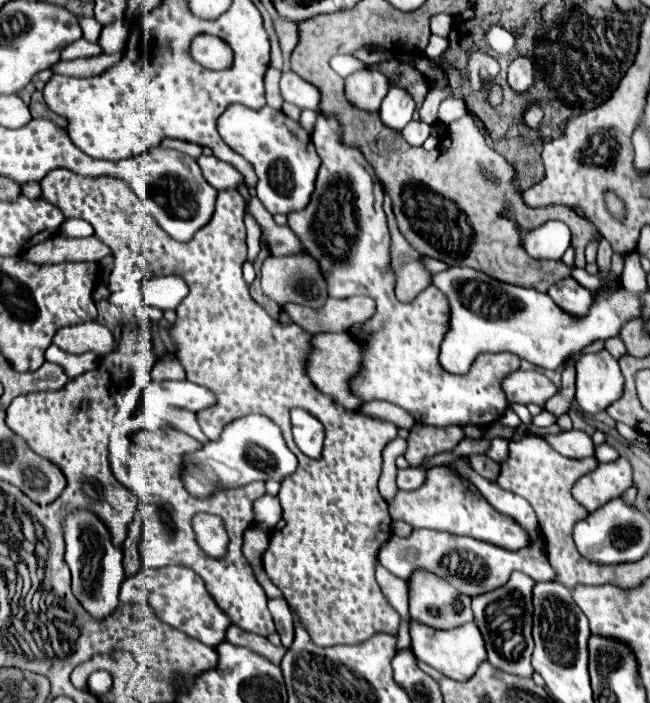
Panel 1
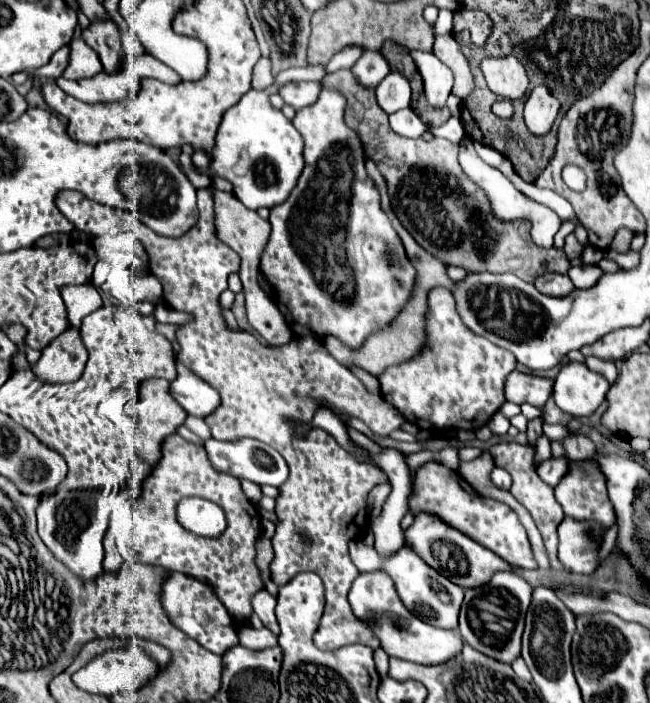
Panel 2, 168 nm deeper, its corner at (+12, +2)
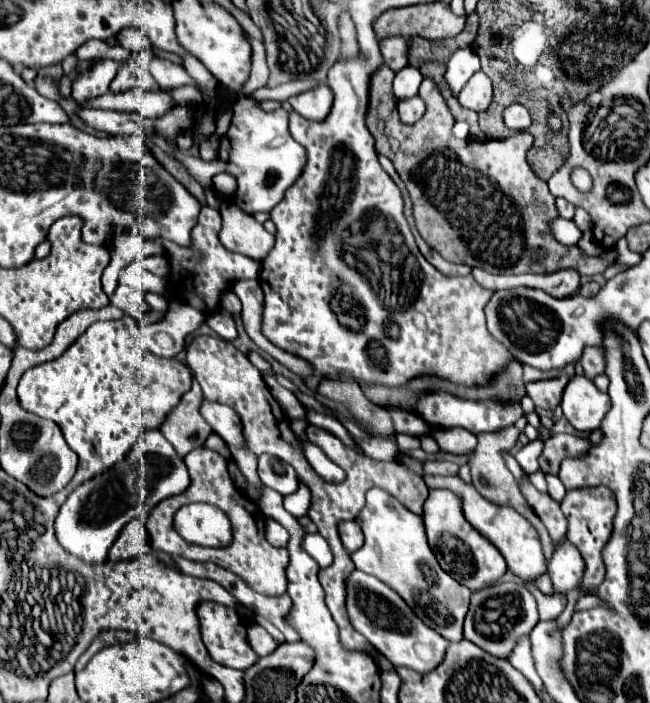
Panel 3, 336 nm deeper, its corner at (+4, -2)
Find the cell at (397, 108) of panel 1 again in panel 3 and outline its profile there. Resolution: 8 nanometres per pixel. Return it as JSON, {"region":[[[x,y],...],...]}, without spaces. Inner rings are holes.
{"region":[[[404,67],[396,73],[394,79],[394,93],[398,99],[406,99],[406,97],[414,97],[418,93],[418,87],[422,83],[422,75],[418,67]]]}

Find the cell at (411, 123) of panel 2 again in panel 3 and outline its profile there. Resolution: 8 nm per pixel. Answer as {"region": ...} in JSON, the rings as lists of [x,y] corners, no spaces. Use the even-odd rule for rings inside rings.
{"region":[[[414,95],[412,99],[402,99],[398,101],[398,113],[400,113],[400,119],[404,123],[416,123],[418,119],[422,119],[424,115],[424,101],[420,99],[420,95]]]}

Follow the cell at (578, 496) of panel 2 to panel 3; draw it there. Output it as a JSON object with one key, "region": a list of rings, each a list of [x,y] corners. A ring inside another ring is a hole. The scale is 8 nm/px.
{"region":[[[602,485],[600,487],[580,487],[580,489],[566,491],[566,497],[560,503],[560,509],[562,509],[562,513],[568,521],[564,541],[572,543],[580,551],[580,555],[586,563],[584,577],[578,583],[578,589],[588,593],[590,589],[596,589],[604,579],[602,549],[604,549],[604,545],[608,543],[608,539],[612,535],[612,519],[616,515],[616,499],[614,499],[614,493],[608,487],[602,487]]]}

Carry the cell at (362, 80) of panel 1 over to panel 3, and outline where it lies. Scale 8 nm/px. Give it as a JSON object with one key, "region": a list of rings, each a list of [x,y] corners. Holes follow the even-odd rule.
{"region":[[[386,37],[380,41],[380,51],[384,55],[384,63],[392,71],[400,71],[408,65],[408,39],[404,37]]]}

